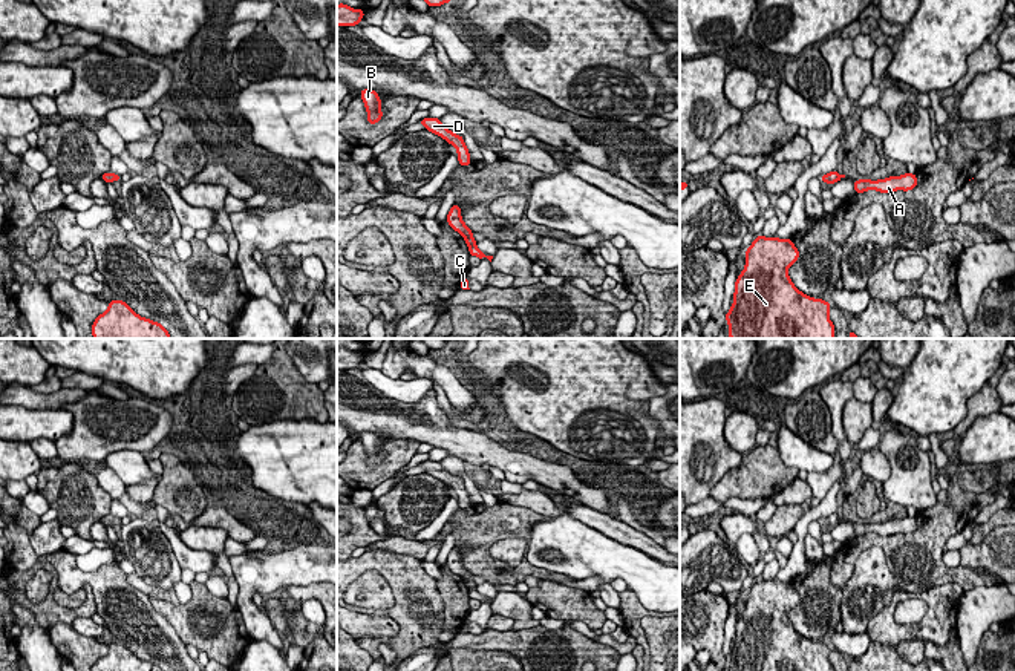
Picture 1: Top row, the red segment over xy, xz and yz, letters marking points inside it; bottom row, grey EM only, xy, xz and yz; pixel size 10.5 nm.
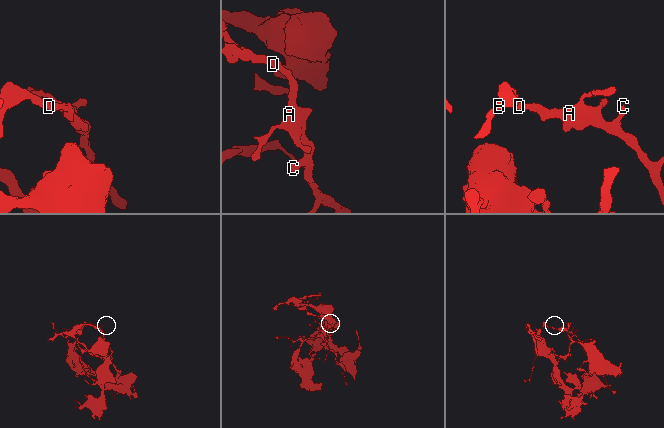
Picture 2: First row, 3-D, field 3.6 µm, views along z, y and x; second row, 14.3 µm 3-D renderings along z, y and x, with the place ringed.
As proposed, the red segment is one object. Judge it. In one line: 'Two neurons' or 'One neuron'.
One neuron

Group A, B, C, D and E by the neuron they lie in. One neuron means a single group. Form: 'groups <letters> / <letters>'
groups A B C D E

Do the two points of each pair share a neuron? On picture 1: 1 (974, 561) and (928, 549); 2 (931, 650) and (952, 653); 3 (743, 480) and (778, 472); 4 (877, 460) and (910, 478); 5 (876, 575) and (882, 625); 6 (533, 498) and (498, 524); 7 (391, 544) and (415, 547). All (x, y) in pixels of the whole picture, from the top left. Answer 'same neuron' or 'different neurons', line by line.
1: different neurons
2: same neuron
3: same neuron
4: different neurons
5: different neurons
6: different neurons
7: same neuron

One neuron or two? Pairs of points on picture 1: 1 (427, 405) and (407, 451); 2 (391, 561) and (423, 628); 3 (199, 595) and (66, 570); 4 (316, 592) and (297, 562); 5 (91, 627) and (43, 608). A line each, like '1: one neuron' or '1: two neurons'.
1: two neurons
2: one neuron
3: two neurons
4: two neurons
5: two neurons

